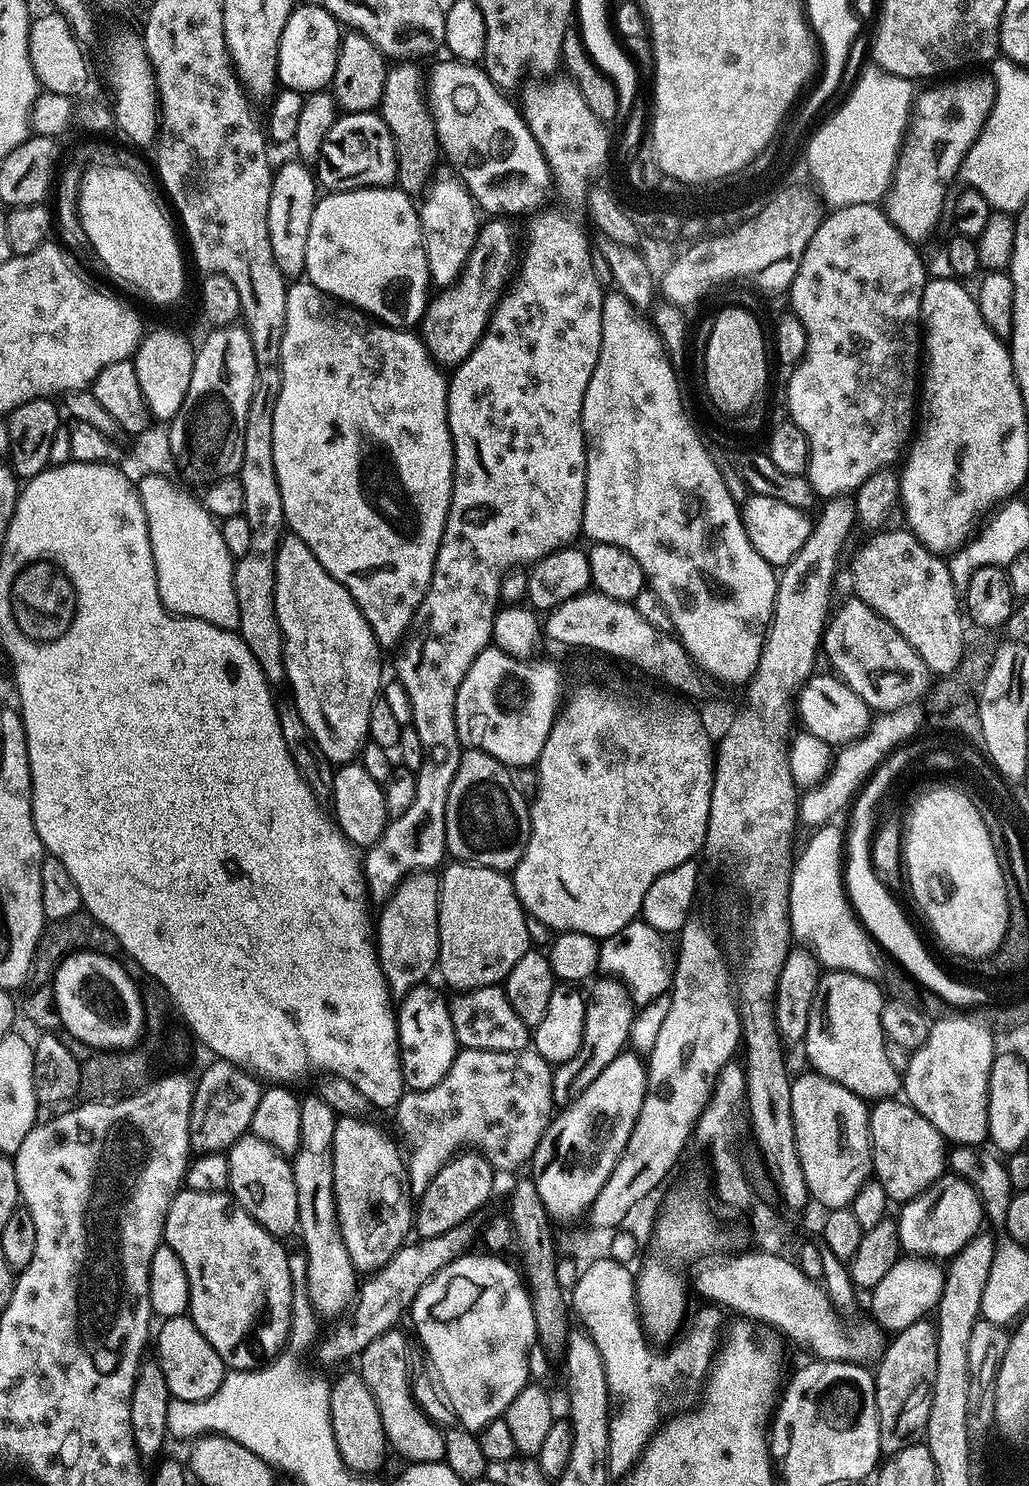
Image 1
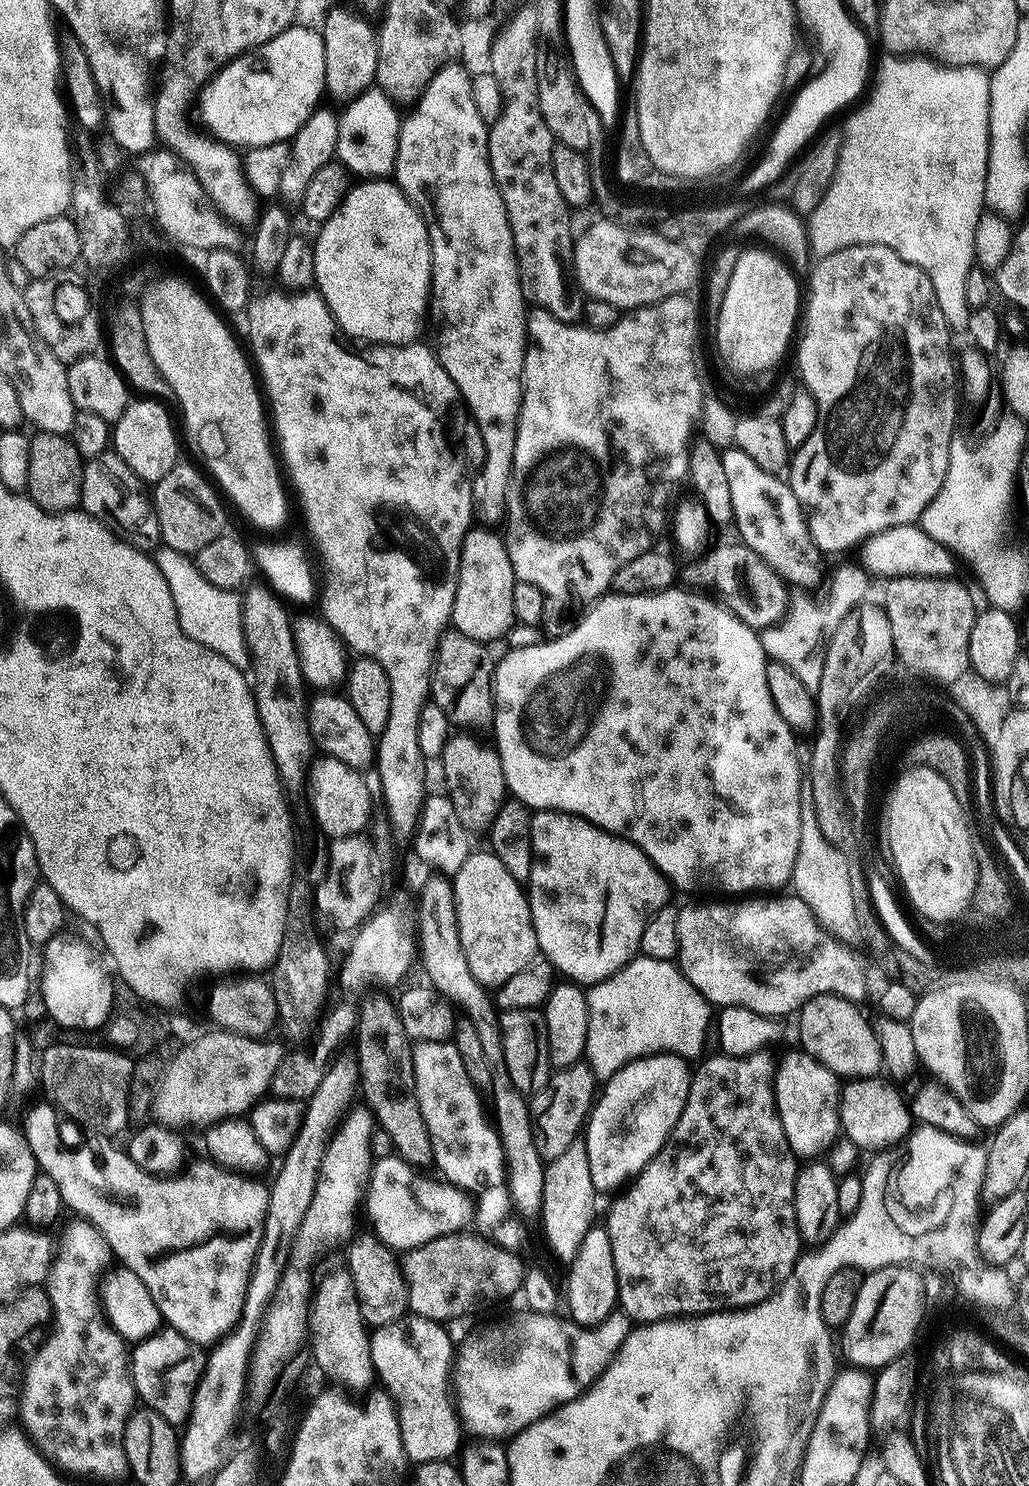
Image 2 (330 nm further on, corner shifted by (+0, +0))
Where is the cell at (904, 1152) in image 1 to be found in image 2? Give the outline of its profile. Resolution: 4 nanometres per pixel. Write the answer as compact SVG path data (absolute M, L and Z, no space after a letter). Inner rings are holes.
M881 1077L849 1079L840 1092L841 1131L860 1150L869 1152L884 1151L901 1143L911 1132L914 1120L906 1100ZM866 1149L866 1150L865 1150Z

